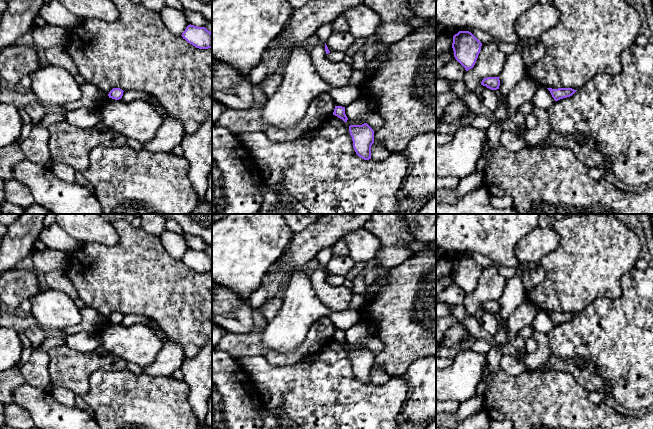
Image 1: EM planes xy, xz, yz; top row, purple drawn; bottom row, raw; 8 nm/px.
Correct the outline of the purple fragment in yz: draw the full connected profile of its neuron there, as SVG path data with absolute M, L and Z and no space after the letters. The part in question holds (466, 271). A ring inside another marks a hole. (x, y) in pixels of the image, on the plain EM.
M459 255L453 260L454 281L466 295L474 291L481 270L482 267L469 255Z

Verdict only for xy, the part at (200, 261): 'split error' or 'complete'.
complete

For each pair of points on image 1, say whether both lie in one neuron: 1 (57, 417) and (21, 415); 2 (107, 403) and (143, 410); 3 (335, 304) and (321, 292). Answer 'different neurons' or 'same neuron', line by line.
1: different neurons
2: same neuron
3: same neuron

